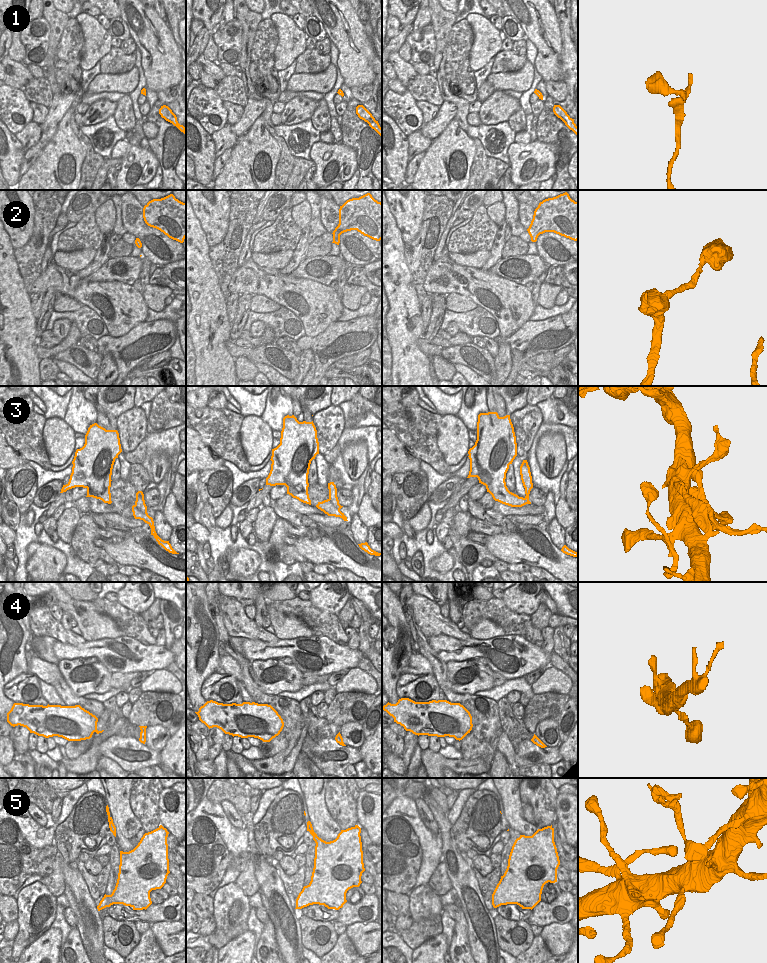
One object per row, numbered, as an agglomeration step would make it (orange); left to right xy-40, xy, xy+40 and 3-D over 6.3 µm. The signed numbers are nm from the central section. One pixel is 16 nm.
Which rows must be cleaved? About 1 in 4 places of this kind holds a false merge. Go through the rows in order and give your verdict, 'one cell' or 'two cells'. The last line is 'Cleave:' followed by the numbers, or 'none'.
1: one cell
2: one cell
3: two cells
4: one cell
5: two cells
Cleave: 3, 5

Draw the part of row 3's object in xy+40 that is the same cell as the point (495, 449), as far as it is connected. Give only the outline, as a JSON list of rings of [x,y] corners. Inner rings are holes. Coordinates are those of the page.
[[[497,412],[480,413],[477,422],[477,440],[468,451],[470,471],[467,478],[477,477],[486,486],[495,501],[505,505],[514,503],[515,495],[506,486],[506,473],[517,456],[517,443],[510,415],[500,417]]]

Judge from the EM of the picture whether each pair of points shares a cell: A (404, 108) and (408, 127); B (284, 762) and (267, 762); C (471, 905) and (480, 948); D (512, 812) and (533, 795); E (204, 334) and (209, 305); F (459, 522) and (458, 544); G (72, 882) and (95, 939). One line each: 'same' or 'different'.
A: same
B: same
C: same
D: different
E: same
F: different
G: same

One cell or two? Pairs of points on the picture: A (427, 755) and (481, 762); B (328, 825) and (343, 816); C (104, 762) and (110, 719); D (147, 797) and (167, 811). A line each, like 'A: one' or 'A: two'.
A: one
B: two
C: two
D: two

